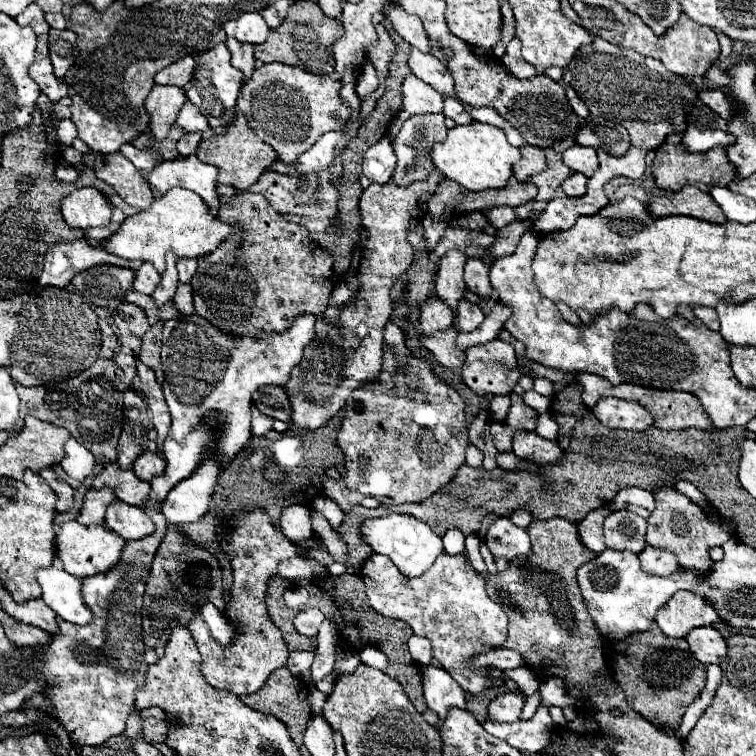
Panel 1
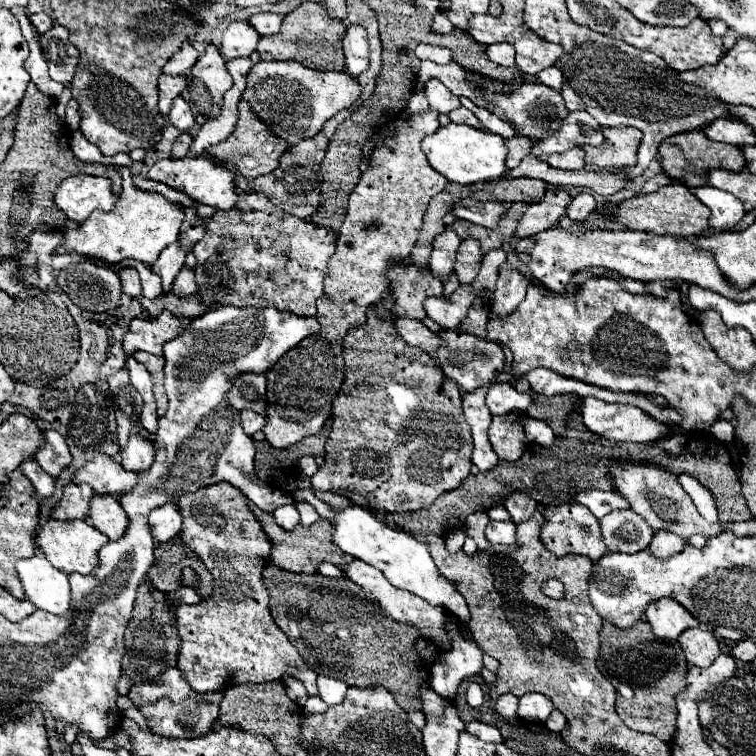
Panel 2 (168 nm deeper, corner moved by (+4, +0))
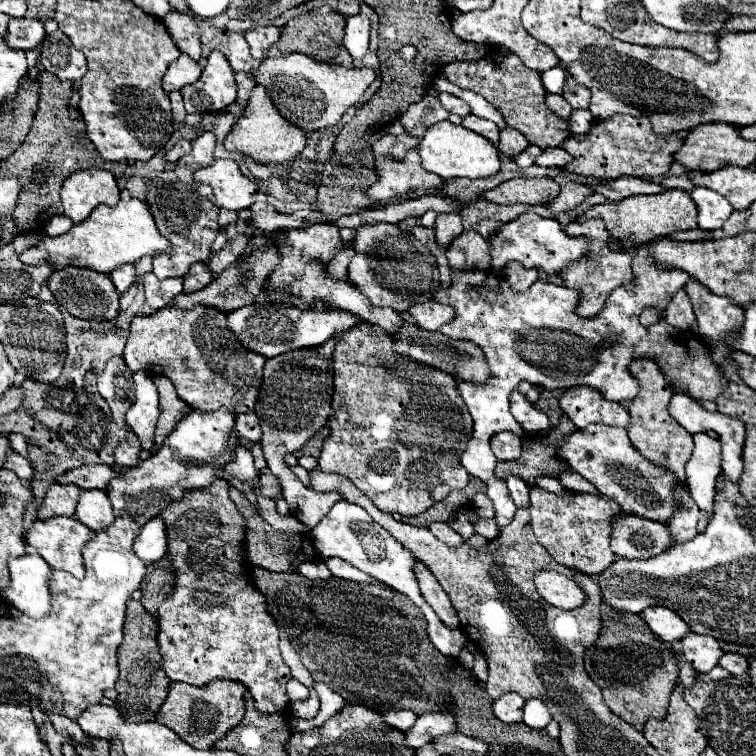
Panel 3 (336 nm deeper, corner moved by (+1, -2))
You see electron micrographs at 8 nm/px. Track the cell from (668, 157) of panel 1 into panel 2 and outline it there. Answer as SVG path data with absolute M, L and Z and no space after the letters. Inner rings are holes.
M689 131L683 135L673 135L659 145L659 161L665 175L671 179L681 181L687 187L703 187L709 181L709 173L713 169L727 169L727 171L741 171L745 167L743 153L735 145L715 143L705 137L701 131Z

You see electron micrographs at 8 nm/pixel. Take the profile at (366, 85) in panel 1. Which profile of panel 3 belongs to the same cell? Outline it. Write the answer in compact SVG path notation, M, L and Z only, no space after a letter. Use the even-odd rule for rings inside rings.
M358 13L346 19L344 47L350 51L356 65L360 65L362 57L368 51L368 37L370 37L370 19L366 15Z

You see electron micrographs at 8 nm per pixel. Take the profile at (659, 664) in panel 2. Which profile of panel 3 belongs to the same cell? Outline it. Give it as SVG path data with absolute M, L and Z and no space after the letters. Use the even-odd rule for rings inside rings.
M604 601L600 613L602 629L594 645L584 653L584 669L602 689L606 705L620 719L642 731L648 717L660 719L668 713L668 699L678 679L676 657L666 649L664 641L648 631L640 615L616 611Z

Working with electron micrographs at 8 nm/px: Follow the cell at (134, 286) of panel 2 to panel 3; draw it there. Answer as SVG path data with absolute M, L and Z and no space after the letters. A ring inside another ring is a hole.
M132 263L120 265L120 267L114 269L108 277L112 279L114 287L116 287L120 293L124 293L124 291L132 285L132 281L134 281L134 265L132 265Z

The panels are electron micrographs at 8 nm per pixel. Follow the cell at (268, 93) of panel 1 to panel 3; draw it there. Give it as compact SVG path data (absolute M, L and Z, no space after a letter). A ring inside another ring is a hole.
M290 53L278 59L260 61L254 71L254 81L264 85L278 111L296 127L310 133L336 125L348 107L352 107L362 93L372 85L376 73L368 67L342 67L332 63L320 63L304 53Z

